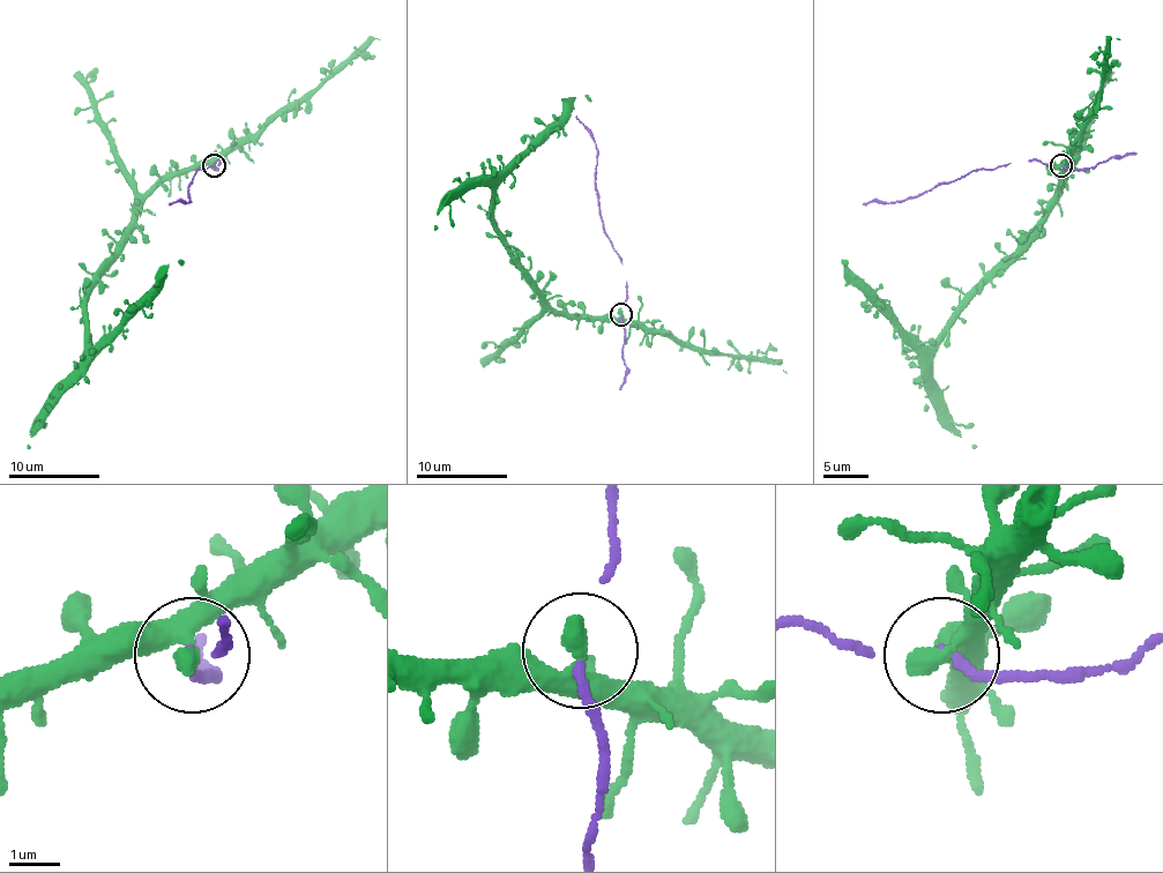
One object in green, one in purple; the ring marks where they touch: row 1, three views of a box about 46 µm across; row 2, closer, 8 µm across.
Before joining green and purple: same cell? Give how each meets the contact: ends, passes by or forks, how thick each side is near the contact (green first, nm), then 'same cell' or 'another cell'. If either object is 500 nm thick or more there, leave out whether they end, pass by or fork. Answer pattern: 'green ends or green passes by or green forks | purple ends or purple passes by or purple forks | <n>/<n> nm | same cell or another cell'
green passes by | purple passes by | 340/100 nm | another cell

